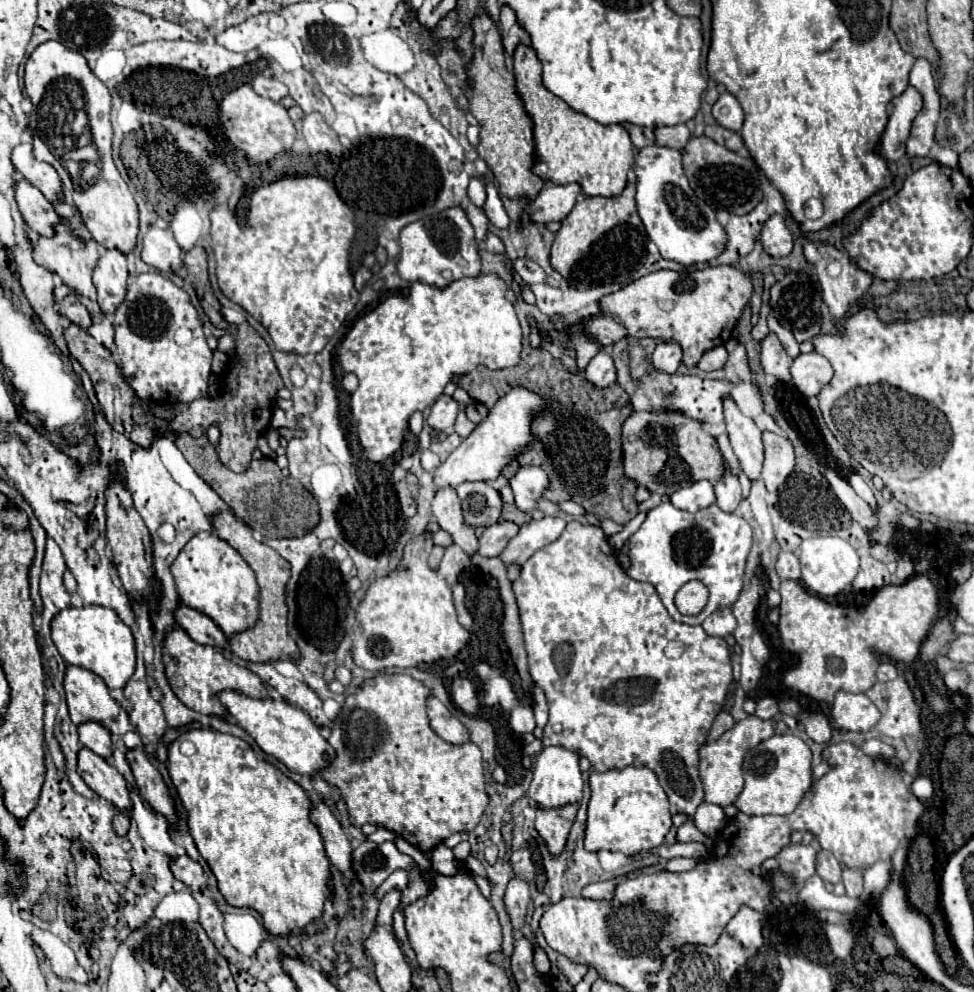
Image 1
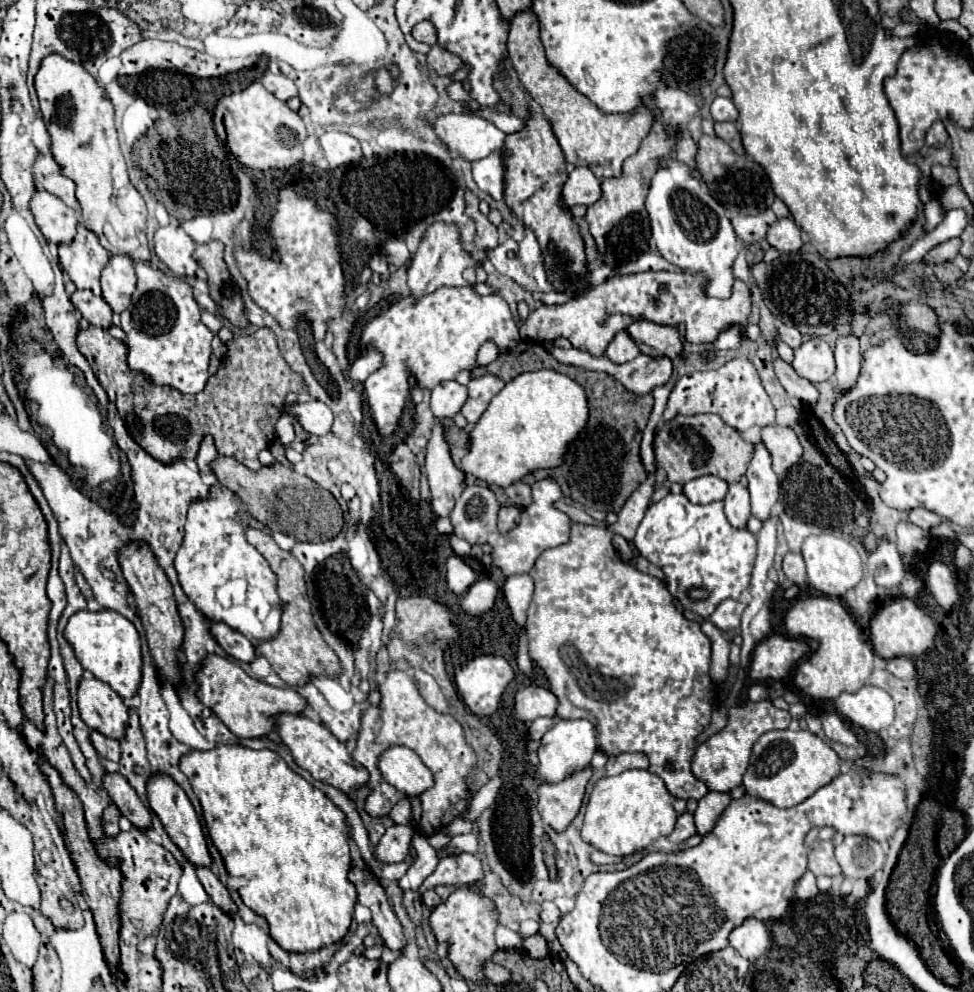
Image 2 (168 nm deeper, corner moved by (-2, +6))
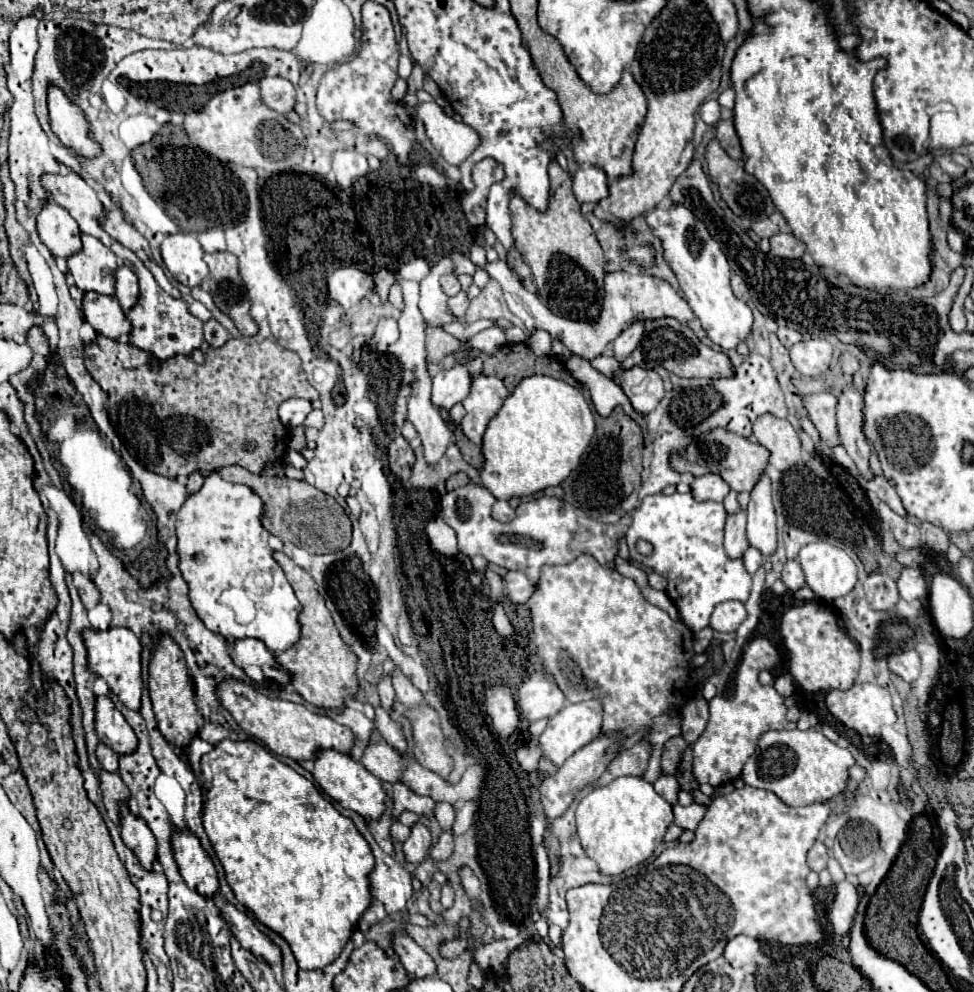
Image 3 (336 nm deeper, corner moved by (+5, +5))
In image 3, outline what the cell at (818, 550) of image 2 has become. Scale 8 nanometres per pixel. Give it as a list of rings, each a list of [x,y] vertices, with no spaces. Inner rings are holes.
[[[825,541],[809,543],[799,551],[807,587],[819,601],[831,603],[847,595],[857,583],[857,565],[841,549]]]

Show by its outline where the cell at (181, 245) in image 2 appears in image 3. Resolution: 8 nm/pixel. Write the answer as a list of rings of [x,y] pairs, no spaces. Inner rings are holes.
[[[179,231],[167,235],[161,243],[161,257],[171,277],[187,287],[201,285],[209,275],[207,263],[203,261],[203,249],[193,233]]]

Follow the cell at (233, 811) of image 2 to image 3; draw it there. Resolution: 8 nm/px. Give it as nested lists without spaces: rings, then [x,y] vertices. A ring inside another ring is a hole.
[[[221,741],[219,745],[215,745],[215,749],[207,755],[201,757],[201,775],[207,779],[209,787],[203,789],[203,827],[209,835],[209,841],[225,869],[225,877],[227,877],[227,883],[229,887],[233,889],[237,901],[241,905],[245,905],[265,927],[269,927],[271,931],[279,933],[291,947],[295,959],[297,959],[297,965],[301,969],[321,969],[323,965],[329,965],[335,957],[339,957],[341,949],[345,947],[345,943],[349,941],[351,933],[353,933],[353,927],[359,923],[361,915],[365,913],[367,905],[371,903],[371,895],[369,895],[369,871],[373,869],[373,855],[371,855],[371,849],[367,845],[367,841],[363,839],[363,835],[355,829],[353,821],[349,817],[343,817],[333,805],[329,799],[325,799],[317,787],[307,781],[303,775],[299,775],[297,771],[293,771],[289,765],[281,763],[273,753],[269,753],[267,747],[255,743],[255,741]]]

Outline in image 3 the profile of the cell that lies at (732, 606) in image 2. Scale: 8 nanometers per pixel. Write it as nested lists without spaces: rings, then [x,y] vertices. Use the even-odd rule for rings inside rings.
[[[725,601],[715,607],[709,625],[719,633],[733,633],[745,617],[747,617],[747,611],[741,601]]]

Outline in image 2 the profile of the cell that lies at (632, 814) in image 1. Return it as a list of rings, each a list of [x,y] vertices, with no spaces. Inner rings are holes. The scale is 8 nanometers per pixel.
[[[626,770],[618,776],[604,776],[592,788],[584,814],[582,838],[604,854],[628,856],[654,844],[660,836],[668,836],[674,830],[676,818],[672,796],[656,774],[648,770]]]

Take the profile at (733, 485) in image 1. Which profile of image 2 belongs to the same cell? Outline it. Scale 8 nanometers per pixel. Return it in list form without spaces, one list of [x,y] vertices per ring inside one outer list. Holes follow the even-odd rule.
[[[740,482],[730,484],[728,496],[724,500],[724,510],[726,510],[726,518],[732,524],[732,528],[736,530],[746,528],[748,518],[750,518],[750,494]]]

